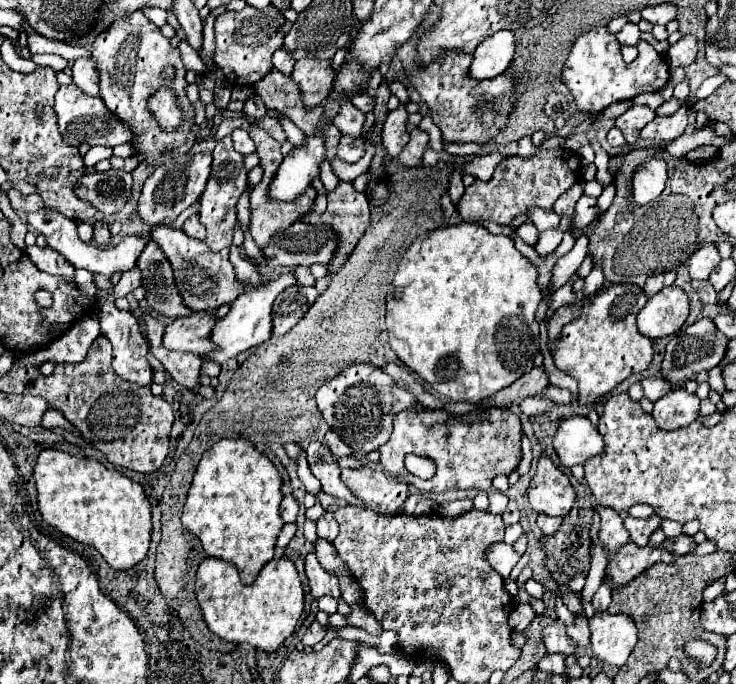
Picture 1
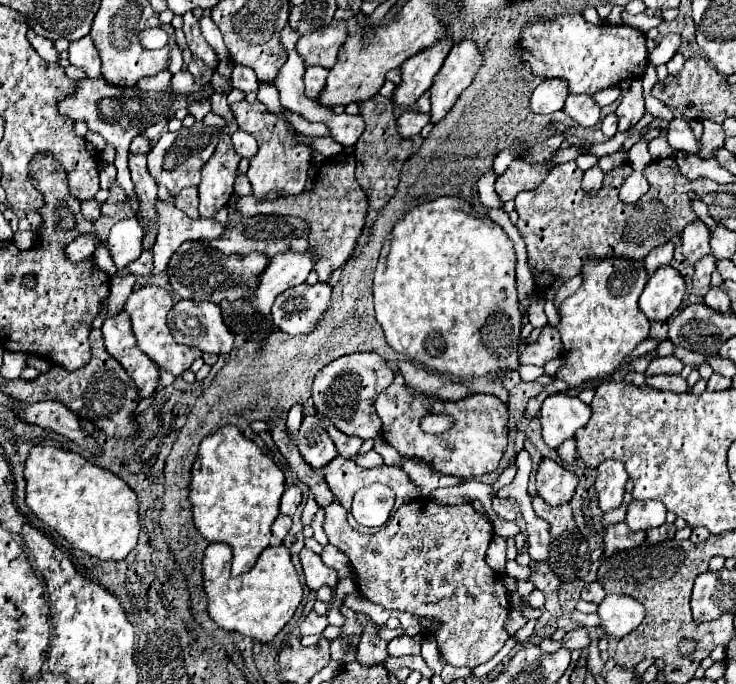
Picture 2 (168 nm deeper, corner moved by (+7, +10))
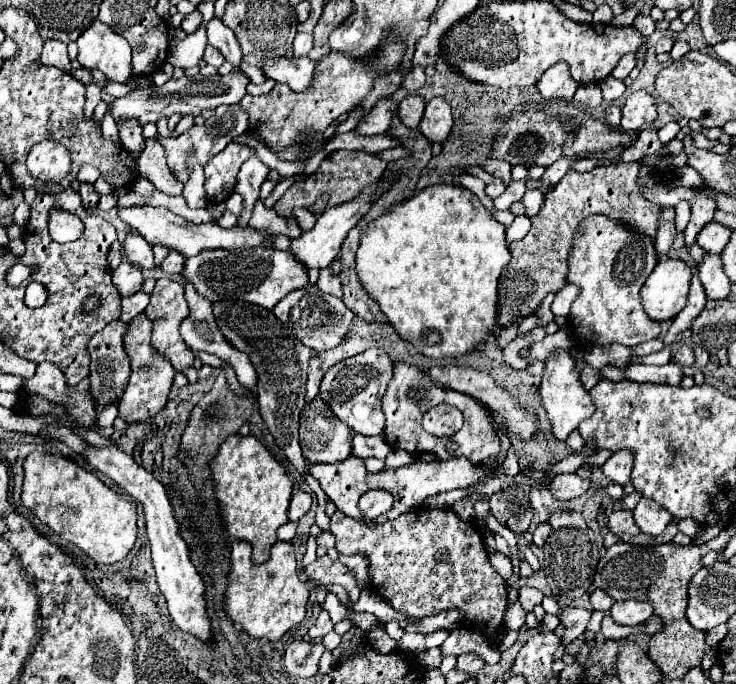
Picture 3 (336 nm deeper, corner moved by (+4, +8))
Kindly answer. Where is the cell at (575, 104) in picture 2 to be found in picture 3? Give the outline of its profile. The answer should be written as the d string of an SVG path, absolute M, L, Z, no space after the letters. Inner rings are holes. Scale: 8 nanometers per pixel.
M581 84L573 96L575 102L581 102L587 108L595 109L603 101L601 88L597 84Z

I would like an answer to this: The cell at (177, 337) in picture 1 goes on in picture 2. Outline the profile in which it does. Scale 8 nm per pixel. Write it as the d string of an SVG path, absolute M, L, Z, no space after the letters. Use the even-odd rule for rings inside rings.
M178 300L174 304L174 308L170 310L168 316L168 324L172 330L172 336L176 342L186 344L186 346L194 346L200 352L214 352L214 354L222 354L222 352L230 352L234 348L234 336L228 332L224 320L222 320L222 312L220 306L216 302L194 302L194 300Z

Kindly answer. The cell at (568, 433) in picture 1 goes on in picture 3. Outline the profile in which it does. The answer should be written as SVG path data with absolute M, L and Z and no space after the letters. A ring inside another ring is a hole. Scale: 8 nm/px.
M555 350L555 354L551 354L551 358L547 358L539 394L541 394L543 406L547 410L547 416L551 420L553 434L557 440L565 440L585 418L589 418L595 412L595 404L593 404L589 392L585 392L585 388L581 384L579 372L575 368L575 360L565 350Z

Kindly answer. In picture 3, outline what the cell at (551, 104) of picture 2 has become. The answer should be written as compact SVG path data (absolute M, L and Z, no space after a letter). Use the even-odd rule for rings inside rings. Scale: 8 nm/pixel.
M557 62L537 82L537 88L539 88L543 98L567 98L567 100L571 100L577 86L579 84L571 78L571 74L567 70L567 62Z

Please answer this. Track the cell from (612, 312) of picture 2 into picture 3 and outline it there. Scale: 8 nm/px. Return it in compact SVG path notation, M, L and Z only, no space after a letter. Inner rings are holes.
M593 214L585 218L573 236L567 272L567 282L579 288L579 296L567 318L576 337L592 344L617 342L627 348L659 338L661 326L645 314L639 296L657 260L655 242L647 234L607 216Z

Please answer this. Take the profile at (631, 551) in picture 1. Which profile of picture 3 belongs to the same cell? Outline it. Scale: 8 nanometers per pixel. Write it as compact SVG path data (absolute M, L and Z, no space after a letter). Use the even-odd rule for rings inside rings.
M615 510L607 522L607 528L613 532L613 534L623 534L623 532L629 532L629 534L637 534L639 528L635 526L635 520L633 520L633 512L631 510Z

